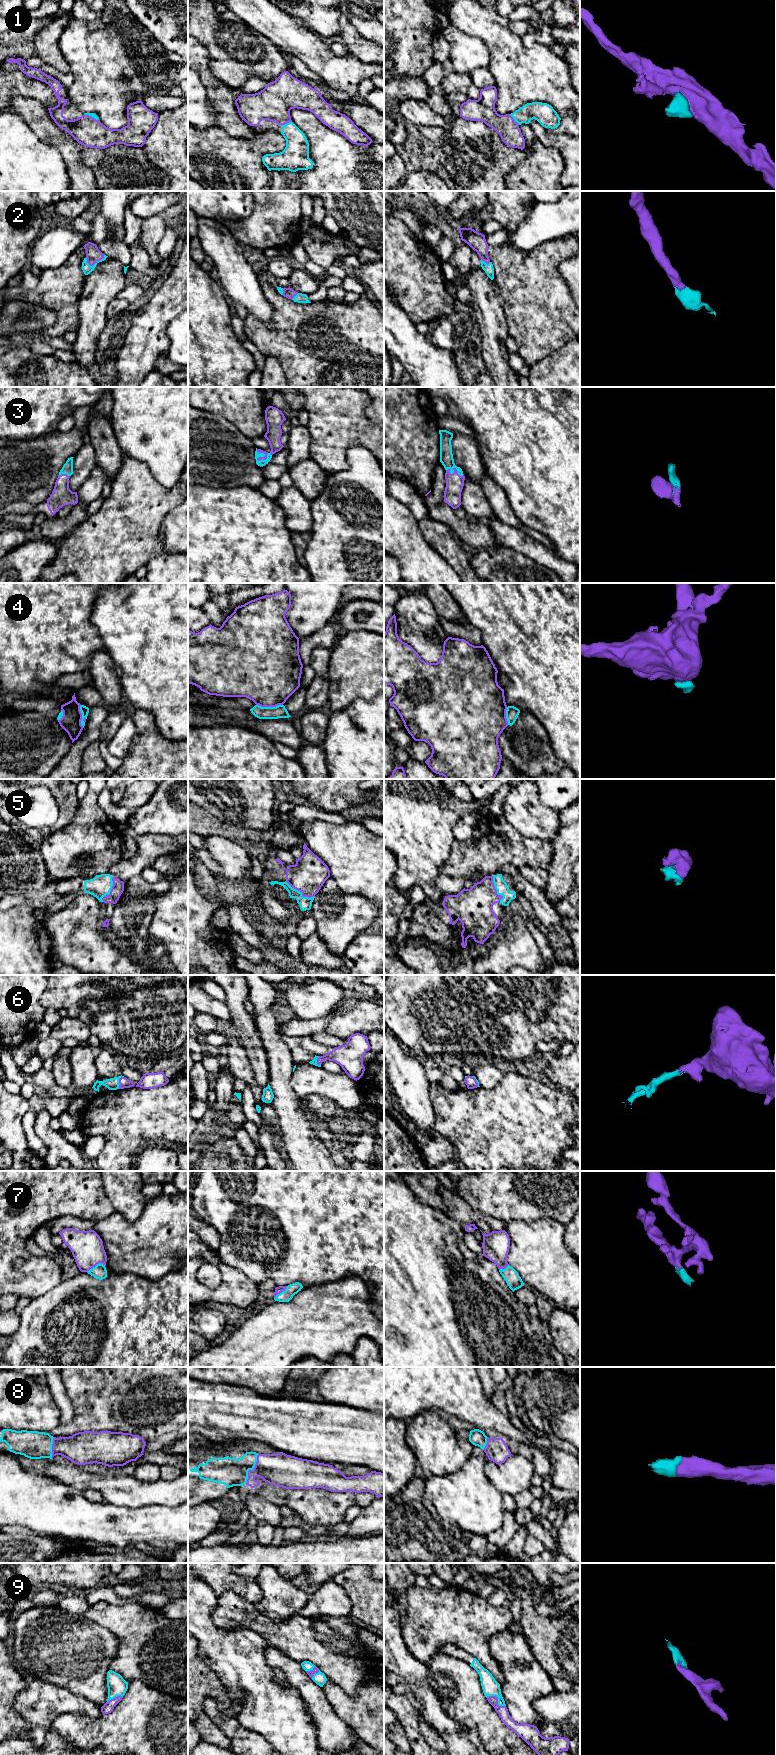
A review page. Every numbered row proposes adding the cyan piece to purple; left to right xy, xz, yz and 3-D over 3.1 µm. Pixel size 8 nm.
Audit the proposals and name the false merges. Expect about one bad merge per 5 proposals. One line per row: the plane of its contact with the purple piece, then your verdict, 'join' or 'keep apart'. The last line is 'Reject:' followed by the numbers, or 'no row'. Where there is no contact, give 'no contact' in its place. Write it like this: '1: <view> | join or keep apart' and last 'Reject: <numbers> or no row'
1: yz | join
2: xy | join
3: xz | join
4: xy | keep apart
5: xz | join
6: xy | join
7: xy | join
8: xz | join
9: yz | join
Reject: 4

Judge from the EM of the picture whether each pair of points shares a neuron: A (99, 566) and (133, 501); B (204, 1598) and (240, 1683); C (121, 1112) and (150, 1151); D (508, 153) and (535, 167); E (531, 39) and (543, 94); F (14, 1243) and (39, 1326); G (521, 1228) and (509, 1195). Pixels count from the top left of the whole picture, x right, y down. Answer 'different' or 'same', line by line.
A: same
B: same
C: different
D: different
E: different
F: different
G: different

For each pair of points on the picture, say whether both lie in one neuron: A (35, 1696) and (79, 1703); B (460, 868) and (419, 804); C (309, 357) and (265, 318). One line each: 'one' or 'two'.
A: one
B: two
C: two

